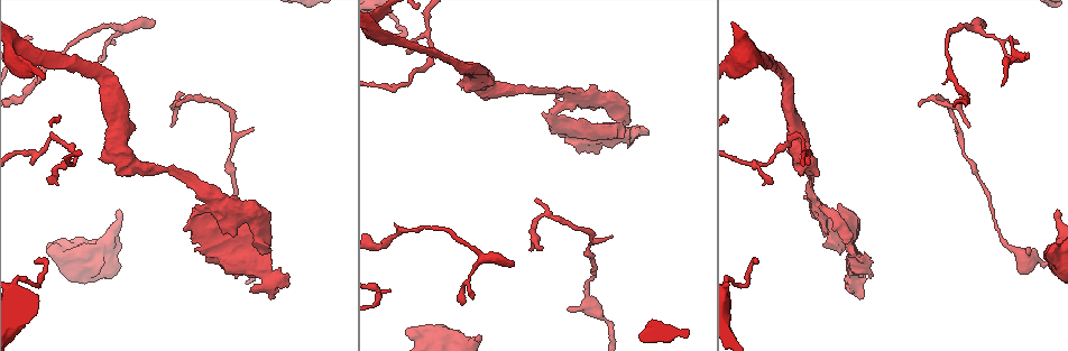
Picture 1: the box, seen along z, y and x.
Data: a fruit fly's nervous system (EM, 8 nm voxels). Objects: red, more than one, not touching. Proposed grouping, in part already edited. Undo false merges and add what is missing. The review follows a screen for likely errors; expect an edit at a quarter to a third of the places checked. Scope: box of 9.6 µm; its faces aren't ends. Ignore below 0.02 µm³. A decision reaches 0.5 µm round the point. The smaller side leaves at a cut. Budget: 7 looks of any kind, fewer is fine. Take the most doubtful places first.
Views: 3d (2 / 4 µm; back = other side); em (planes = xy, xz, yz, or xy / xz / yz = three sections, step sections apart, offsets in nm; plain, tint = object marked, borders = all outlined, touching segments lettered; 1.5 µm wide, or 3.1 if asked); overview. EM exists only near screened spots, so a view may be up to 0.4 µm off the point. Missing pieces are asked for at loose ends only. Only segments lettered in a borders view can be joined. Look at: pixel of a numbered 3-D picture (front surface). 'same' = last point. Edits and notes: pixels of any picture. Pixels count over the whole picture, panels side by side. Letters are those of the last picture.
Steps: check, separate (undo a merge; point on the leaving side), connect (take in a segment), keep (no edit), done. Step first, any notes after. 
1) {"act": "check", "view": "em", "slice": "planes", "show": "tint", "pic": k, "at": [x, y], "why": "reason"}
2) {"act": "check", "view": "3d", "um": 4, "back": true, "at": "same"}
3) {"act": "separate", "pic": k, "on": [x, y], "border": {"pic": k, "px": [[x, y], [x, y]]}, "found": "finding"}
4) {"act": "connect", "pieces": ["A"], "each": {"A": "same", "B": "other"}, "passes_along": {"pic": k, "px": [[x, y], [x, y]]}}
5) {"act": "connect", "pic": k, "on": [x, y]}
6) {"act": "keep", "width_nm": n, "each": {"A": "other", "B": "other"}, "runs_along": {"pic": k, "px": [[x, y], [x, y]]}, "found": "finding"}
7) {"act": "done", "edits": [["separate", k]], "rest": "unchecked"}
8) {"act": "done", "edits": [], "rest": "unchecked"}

{"act": "check", "view": "3d", "um": 2, "pic": 1, "at": [839, 254]}

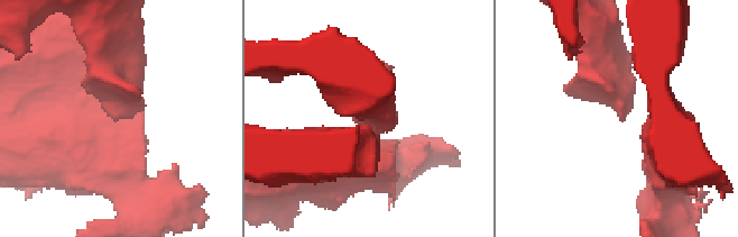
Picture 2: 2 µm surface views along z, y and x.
{"act": "check", "view": "em", "slice": "yz", "step": 4, "show": "tint", "pic": 2, "at": [118, 120]}

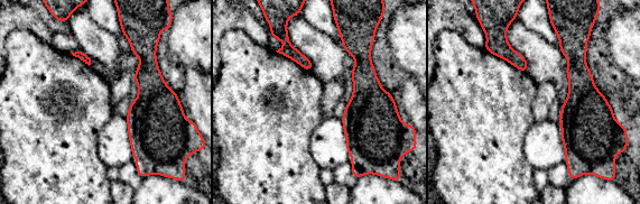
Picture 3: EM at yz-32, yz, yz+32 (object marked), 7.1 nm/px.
{"act": "check", "view": "em", "slice": "planes", "show": "borders", "at": "same"}

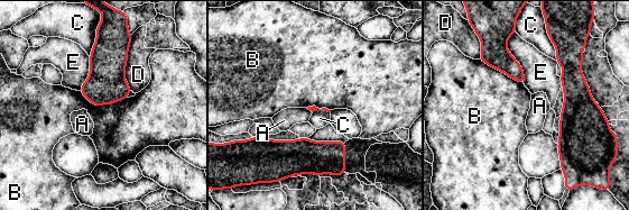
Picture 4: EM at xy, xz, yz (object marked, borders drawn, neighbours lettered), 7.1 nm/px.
{"act": "keep", "each": {"A": "other", "B": "other", "C": "other", "D": "other", "E": "other"}, "found": "none of them fits"}

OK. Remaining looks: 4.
{"act": "check", "view": "3d", "um": 2, "pic": 1, "at": [791, 138], "why": "abrupt turn"}

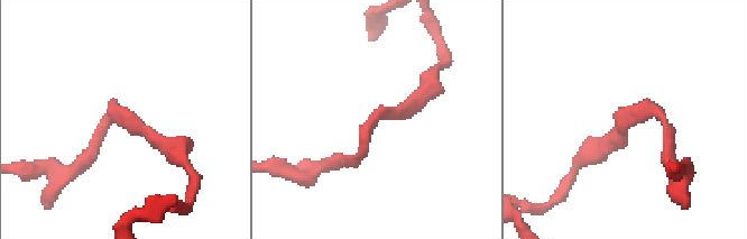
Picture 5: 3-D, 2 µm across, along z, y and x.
{"act": "check", "view": "em", "slice": "planes", "show": "borders", "pic": 5, "at": [118, 110], "why": "now the EM"}

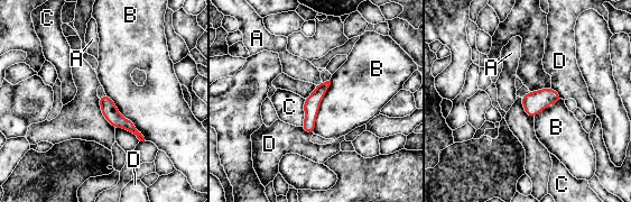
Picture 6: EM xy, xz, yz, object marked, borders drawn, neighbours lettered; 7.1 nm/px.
{"act": "keep", "width_nm": 110, "each": {"A": "other", "B": "other", "C": "other", "D": "other"}, "runs_along": {"pic": 6, "px": [[326, 84], [312, 103], [308, 129]]}, "found": "one neuron here"}

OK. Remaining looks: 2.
{"act": "check", "view": "em", "slice": "planes", "show": "tint", "pic": 1, "at": [540, 248], "why": "an open end"}

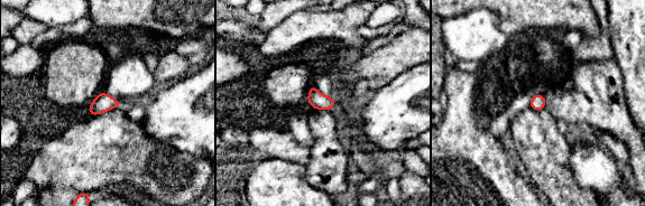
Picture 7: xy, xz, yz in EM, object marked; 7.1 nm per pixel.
{"act": "check", "view": "em", "slice": "planes", "show": "borders", "at": "same", "why": "what lies round it"}

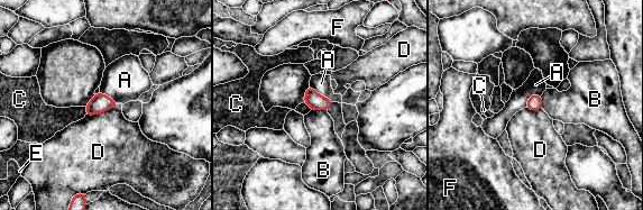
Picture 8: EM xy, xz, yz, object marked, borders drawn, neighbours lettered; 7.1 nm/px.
{"act": "keep", "each": {"A": "other", "B": "other", "C": "other", "D": "other", "E": "other", "F": "other"}, "border": {"pic": 8, "px": [[118, 104], [93, 115], [85, 115]]}, "found": "none of them fits"}

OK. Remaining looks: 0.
{"act": "done", "edits": [], "rest": "unchecked"}

